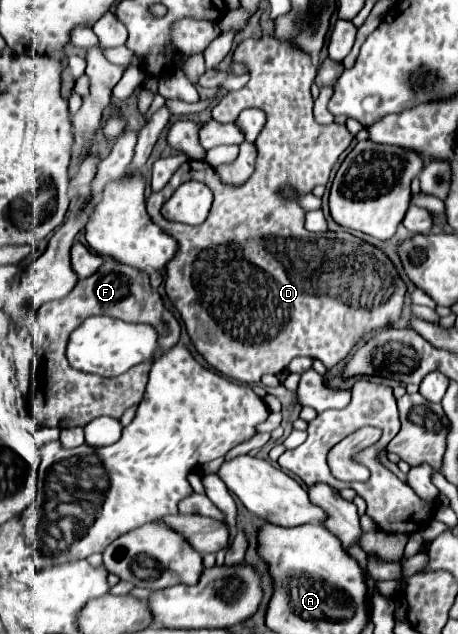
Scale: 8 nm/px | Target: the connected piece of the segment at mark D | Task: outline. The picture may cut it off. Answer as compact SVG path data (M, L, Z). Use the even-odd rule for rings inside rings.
M266 36L258 40L244 40L234 50L234 60L248 66L250 82L242 90L222 96L212 110L212 118L218 122L234 122L246 108L264 110L268 122L254 142L258 150L254 174L246 184L232 186L224 184L206 160L186 160L160 192L150 194L146 208L152 220L180 244L178 254L166 264L166 294L180 312L196 350L225 377L244 384L256 384L264 374L280 374L296 356L316 358L326 368L336 366L350 354L364 334L384 330L400 320L406 282L380 248L362 242L348 232L336 232L332 234L332 240L330 234L308 232L304 228L306 212L302 206L296 200L282 196L284 186L294 188L296 194L302 196L310 194L314 186L326 184L338 156L354 138L346 126L336 122L322 126L314 120L310 86L316 78L316 66L310 56L296 50L290 42ZM186 180L200 180L214 192L214 204L204 224L186 226L162 218L162 204Z

